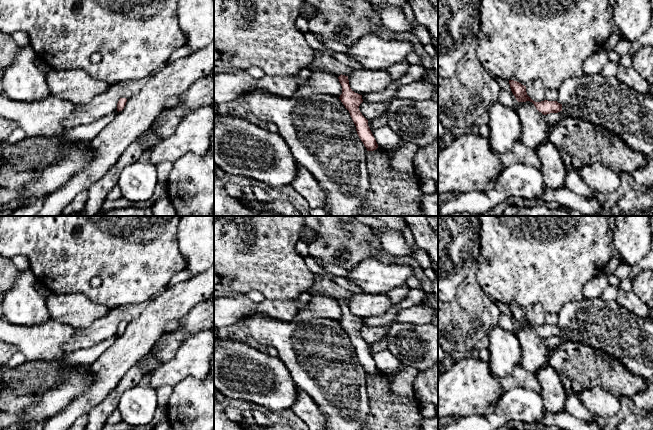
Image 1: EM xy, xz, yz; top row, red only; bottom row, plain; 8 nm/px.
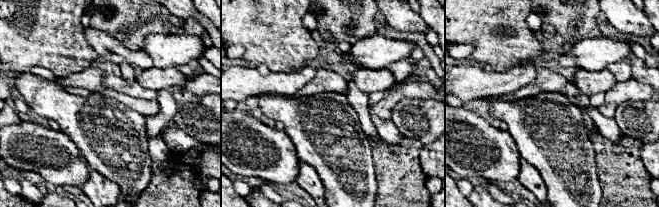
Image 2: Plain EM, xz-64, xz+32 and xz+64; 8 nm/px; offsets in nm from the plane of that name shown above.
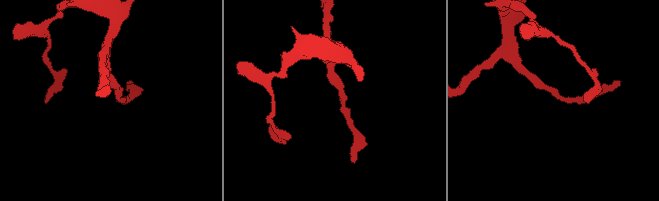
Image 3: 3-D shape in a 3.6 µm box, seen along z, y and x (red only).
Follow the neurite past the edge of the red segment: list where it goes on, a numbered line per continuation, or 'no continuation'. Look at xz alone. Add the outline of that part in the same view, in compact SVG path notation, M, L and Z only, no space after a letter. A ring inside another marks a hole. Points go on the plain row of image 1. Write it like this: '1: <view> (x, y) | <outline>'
no continuation

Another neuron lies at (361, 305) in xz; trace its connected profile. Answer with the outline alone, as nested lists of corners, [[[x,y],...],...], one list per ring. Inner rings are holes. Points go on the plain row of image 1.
[[[354,294],[348,300],[352,315],[360,319],[380,316],[392,306],[390,299],[385,295]]]

